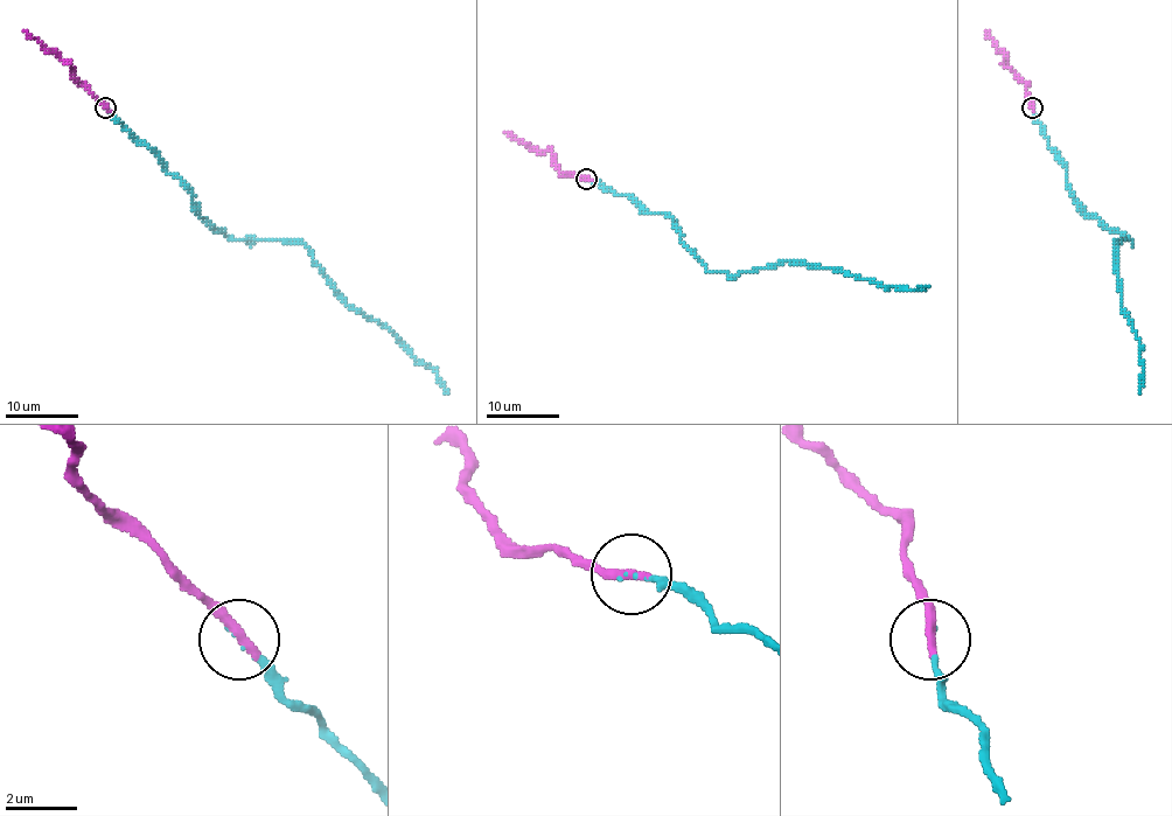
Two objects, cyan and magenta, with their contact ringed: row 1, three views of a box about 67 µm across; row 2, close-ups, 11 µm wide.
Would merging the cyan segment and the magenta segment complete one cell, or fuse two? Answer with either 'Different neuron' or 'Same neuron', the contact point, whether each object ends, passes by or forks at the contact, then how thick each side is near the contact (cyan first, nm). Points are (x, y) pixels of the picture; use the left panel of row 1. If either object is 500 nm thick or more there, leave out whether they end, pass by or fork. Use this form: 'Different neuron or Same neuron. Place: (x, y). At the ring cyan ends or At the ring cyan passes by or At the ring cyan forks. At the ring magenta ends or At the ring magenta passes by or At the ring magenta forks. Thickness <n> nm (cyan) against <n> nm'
Same neuron. Place: (105, 107). At the ring cyan ends. At the ring magenta ends. Thickness 50 nm (cyan) against 320 nm

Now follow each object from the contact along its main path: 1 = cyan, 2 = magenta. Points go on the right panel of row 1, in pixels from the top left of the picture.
1: (1032, 106), (1066, 169), (1074, 202), (1125, 238), (1115, 244), (1118, 292), (1138, 337), (1138, 393)
2: (1032, 106), (1027, 85), (1005, 64), (1006, 57), (986, 30)

